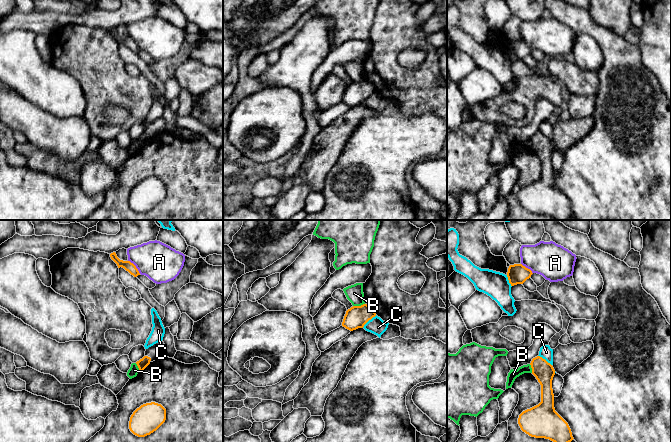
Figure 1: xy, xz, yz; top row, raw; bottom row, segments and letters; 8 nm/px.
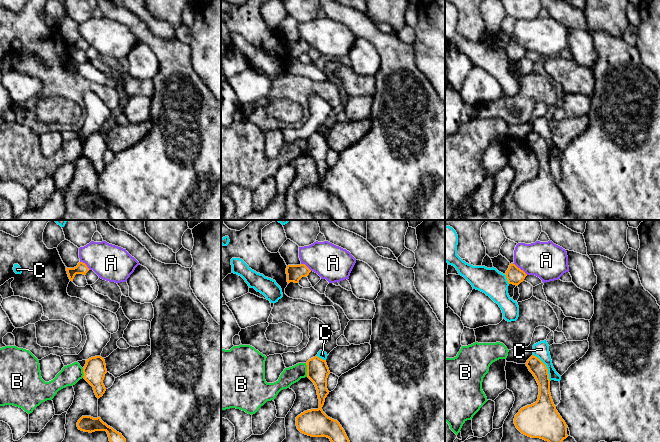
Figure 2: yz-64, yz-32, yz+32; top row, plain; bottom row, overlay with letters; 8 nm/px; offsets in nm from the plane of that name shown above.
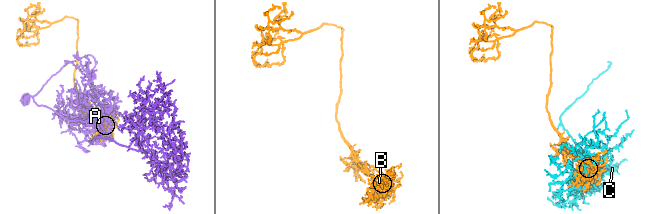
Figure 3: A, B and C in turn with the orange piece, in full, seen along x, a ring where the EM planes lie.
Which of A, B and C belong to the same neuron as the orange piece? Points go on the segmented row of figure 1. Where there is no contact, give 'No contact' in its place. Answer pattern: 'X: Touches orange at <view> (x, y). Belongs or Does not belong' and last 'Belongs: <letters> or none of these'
A: Touches orange at xy (135, 266). Does not belong
B: Touches orange at xz (358, 306). Does not belong
C: Touches orange at xz (369, 319). Does not belong
Belongs: none of these

